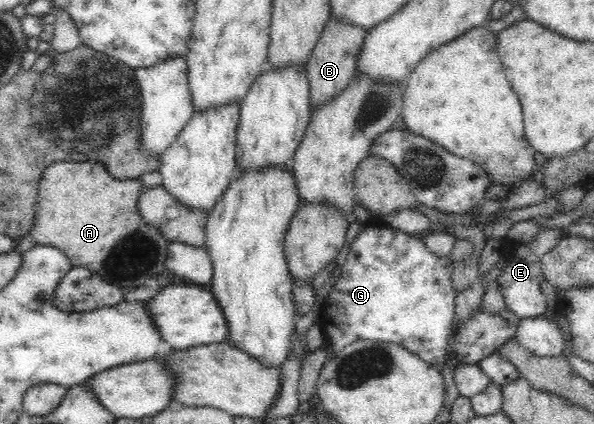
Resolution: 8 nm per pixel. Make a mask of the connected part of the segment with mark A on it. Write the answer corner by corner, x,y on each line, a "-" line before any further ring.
57,161
42,172
33,206
33,226
27,236
35,245
51,245
65,253
73,267
85,267
101,276
102,280
131,291
143,286
147,278
159,274
165,267
169,241
161,231
145,225
137,211
137,198
145,185
139,179
119,180
111,177
99,161

